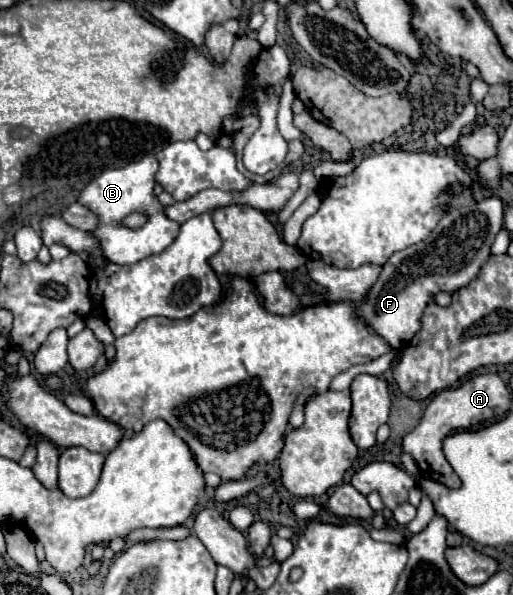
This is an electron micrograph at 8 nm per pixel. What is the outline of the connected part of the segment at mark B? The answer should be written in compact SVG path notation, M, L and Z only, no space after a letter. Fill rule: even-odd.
M143 156L141 160L129 162L123 168L109 168L101 172L79 192L79 202L85 208L91 208L91 212L95 212L99 218L99 224L91 234L99 242L99 250L105 256L105 260L113 264L135 264L151 254L163 252L179 234L179 224L167 218L165 206L153 192L157 170L159 170L157 158ZM133 212L139 212L147 218L147 222L141 228L123 226L123 218L127 218Z

